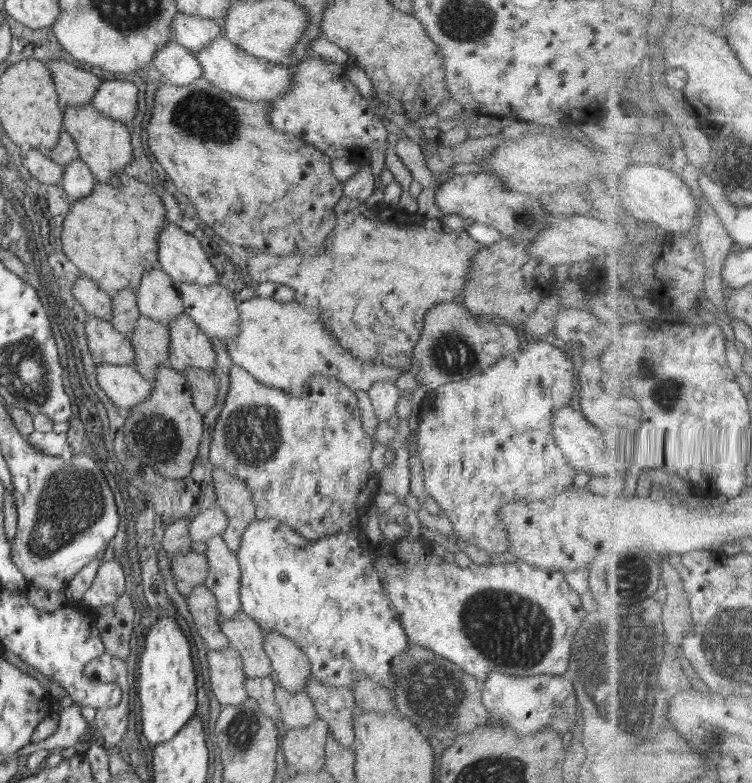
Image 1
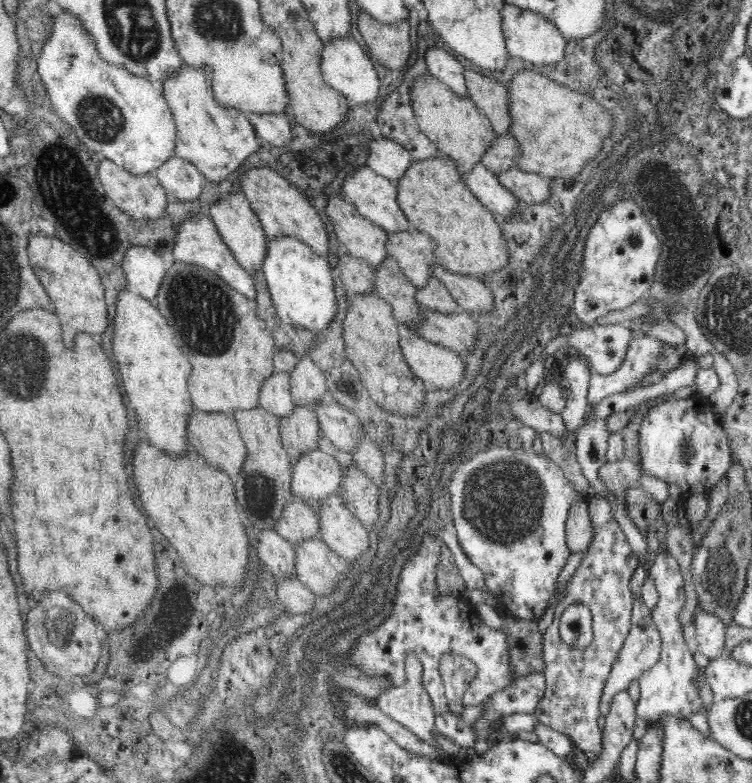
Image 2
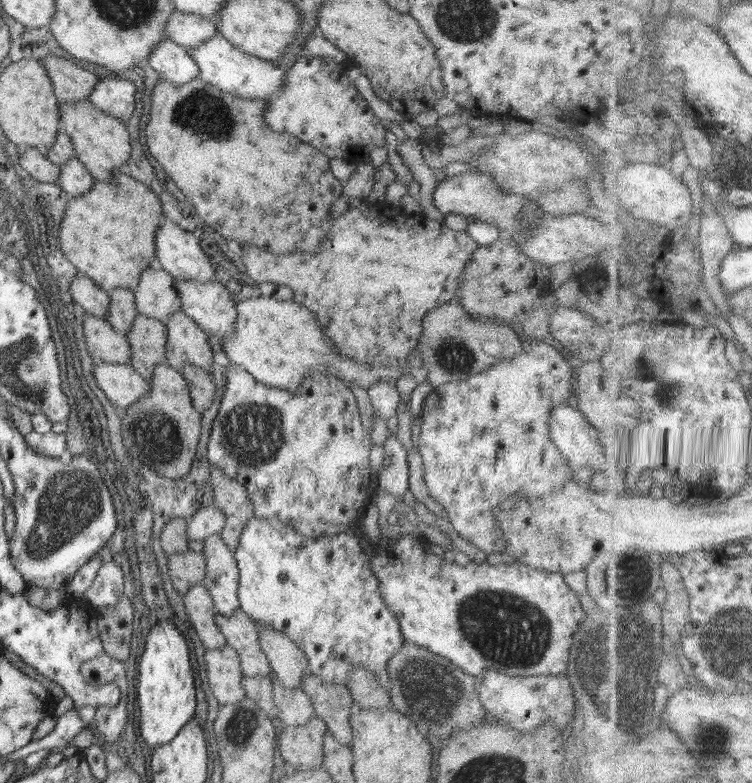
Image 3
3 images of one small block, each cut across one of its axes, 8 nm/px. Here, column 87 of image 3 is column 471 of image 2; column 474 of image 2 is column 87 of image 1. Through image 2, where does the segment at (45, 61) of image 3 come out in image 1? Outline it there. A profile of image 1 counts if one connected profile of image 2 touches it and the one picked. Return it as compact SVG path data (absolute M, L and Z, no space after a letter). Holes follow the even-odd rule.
M45 56L41 57L46 62L53 76L58 102L61 107L80 107L91 103L98 87L104 81L96 71L86 71L73 65L70 60L52 62Z

